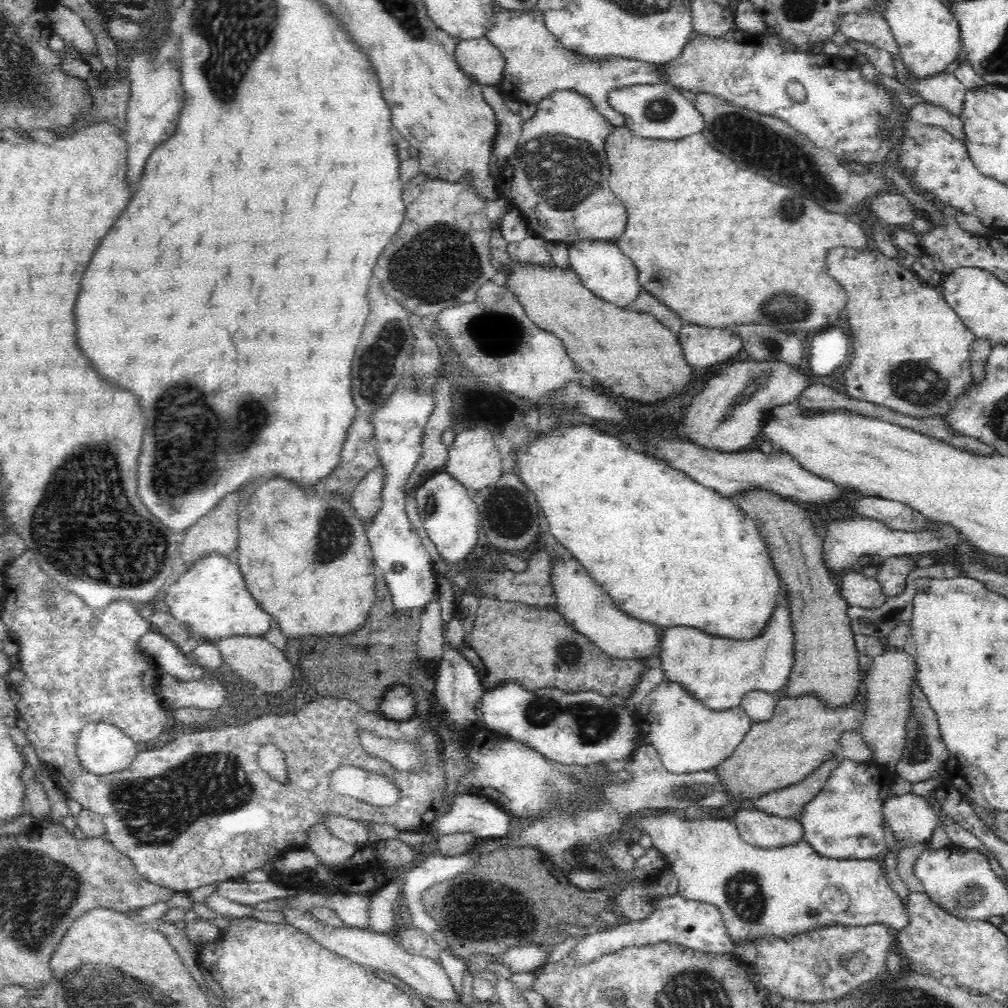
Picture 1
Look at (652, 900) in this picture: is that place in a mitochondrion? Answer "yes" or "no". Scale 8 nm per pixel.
no

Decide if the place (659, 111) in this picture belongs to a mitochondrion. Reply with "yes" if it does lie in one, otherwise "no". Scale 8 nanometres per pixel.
yes

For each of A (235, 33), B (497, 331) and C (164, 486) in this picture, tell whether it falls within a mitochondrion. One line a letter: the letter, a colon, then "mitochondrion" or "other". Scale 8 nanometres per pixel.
A: mitochondrion
B: mitochondrion
C: mitochondrion

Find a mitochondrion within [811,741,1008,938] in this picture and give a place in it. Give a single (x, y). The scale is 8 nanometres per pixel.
(967, 893)

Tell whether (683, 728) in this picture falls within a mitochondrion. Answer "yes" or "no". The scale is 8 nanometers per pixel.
no

